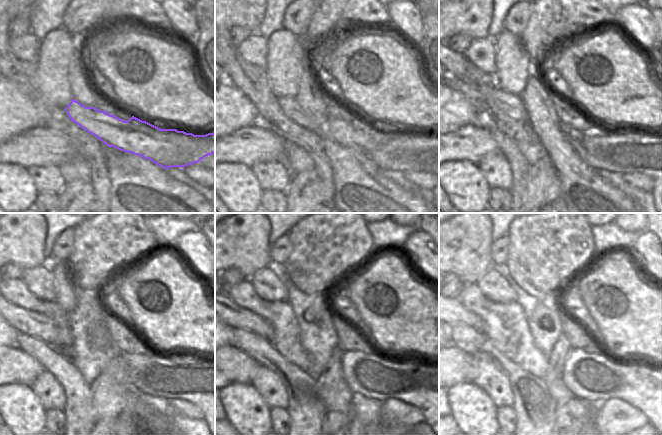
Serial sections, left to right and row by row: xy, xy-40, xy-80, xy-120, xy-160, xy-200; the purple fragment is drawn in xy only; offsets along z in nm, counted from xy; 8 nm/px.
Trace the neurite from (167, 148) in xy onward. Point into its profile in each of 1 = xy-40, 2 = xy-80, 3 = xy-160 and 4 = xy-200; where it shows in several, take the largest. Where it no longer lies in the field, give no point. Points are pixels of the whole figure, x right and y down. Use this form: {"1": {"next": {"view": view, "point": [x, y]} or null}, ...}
{"1": {"next": {"view": "xy-40", "point": [342, 132]}}, "2": {"next": {"view": "xy-80", "point": [504, 103]}}, "3": {"next": {"view": "xy-160", "point": [236, 317]}}, "4": {"next": {"view": "xy-200", "point": [459, 314]}}}

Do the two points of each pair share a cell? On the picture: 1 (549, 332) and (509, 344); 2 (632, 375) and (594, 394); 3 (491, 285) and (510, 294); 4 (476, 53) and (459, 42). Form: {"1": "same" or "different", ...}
{"1": "different", "2": "same", "3": "same", "4": "different"}

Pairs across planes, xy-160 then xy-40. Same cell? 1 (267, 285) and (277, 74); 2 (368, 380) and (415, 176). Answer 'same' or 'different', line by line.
1: different
2: different

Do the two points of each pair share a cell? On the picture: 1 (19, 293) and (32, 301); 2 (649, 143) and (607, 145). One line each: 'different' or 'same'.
1: same
2: same

